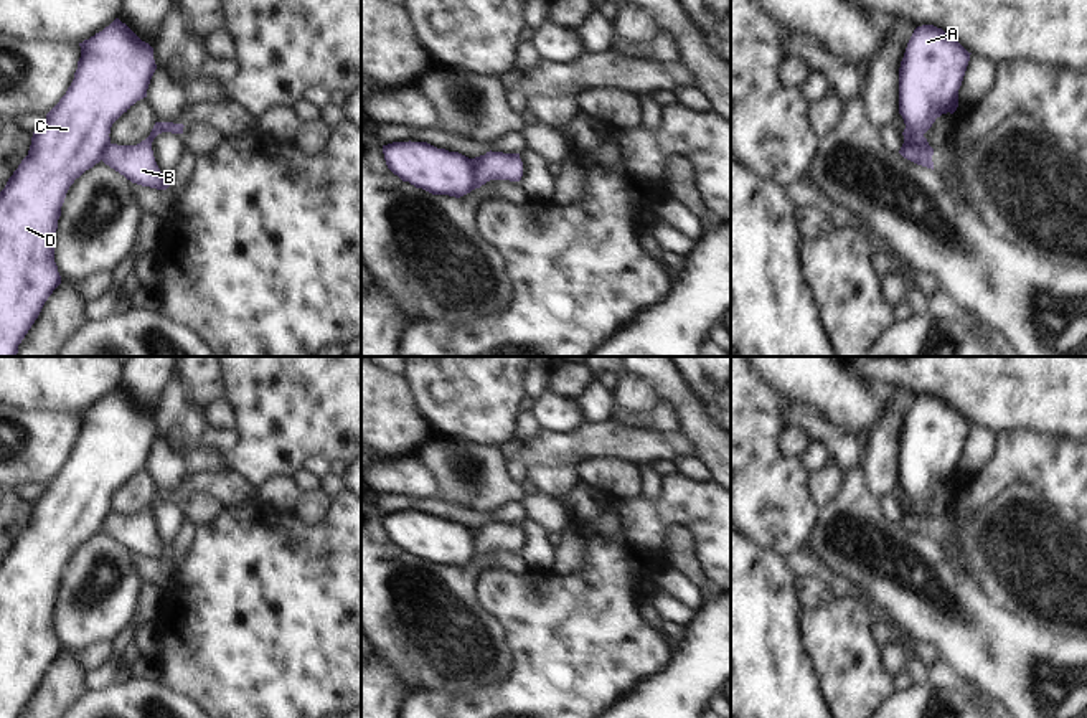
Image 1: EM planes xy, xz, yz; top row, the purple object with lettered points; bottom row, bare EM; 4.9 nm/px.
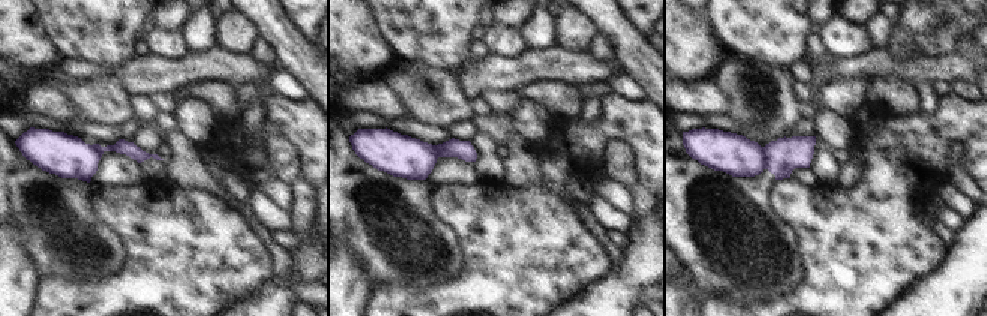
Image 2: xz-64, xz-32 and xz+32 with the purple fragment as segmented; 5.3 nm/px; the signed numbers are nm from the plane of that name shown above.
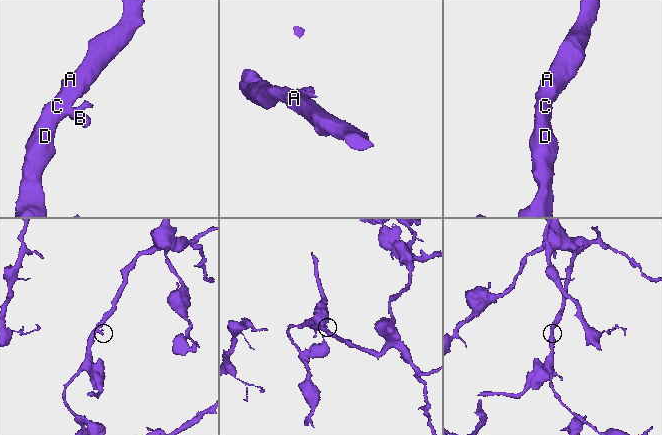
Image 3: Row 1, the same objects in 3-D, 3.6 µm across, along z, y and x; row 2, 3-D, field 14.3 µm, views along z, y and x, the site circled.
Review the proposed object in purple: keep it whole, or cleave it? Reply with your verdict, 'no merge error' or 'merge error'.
merge error

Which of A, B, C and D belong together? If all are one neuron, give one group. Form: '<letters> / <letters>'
A C D / B

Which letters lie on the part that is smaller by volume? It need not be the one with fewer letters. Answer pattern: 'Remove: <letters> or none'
Remove: B.

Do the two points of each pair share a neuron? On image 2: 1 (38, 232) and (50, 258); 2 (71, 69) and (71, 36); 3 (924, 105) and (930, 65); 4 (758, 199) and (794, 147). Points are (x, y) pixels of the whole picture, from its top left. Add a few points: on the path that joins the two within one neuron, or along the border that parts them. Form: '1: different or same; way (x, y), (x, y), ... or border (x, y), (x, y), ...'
1: same; way (44, 238), (50, 244), (50, 252)
2: different; border (60, 56), (90, 60), (105, 66)
3: different; border (932, 81), (911, 83)
4: same; way (759, 186), (779, 166), (780, 160)

